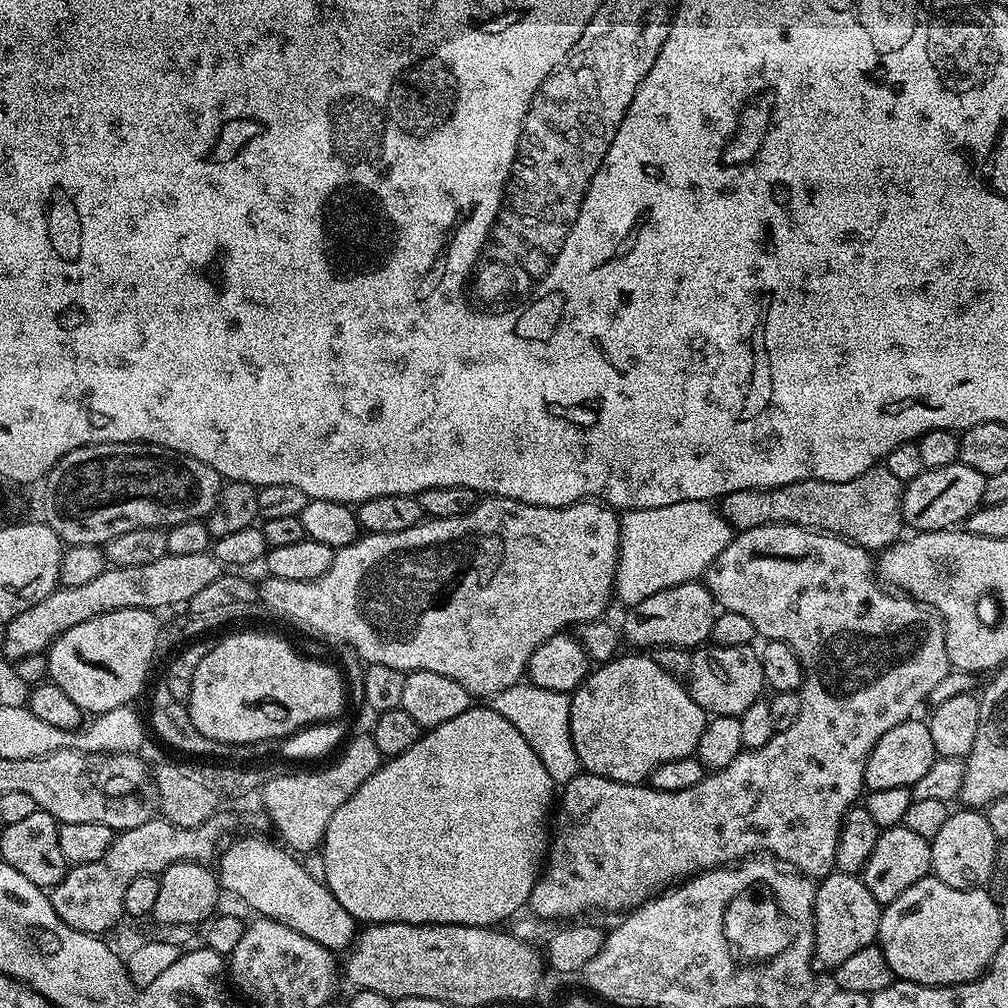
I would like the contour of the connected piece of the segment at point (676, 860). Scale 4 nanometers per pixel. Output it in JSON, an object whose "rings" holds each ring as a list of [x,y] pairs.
{"rings":[[[767,524],[745,532],[737,531],[726,546],[726,550],[722,550],[722,554],[718,554],[718,558],[714,558],[714,562],[709,566],[706,583],[717,605],[723,611],[743,614],[754,625],[757,637],[765,641],[781,640],[794,646],[802,673],[802,683],[798,689],[802,711],[798,713],[798,719],[786,730],[776,732],[761,748],[740,752],[738,758],[730,762],[730,766],[715,769],[711,774],[705,775],[704,780],[698,782],[698,786],[690,786],[690,790],[659,792],[650,786],[623,784],[614,782],[610,778],[587,774],[578,775],[569,784],[563,785],[564,797],[561,800],[559,797],[558,800],[558,811],[554,816],[554,831],[550,836],[550,851],[547,853],[540,879],[536,881],[527,903],[533,917],[544,922],[546,920],[568,922],[579,917],[576,915],[586,911],[587,908],[605,908],[608,912],[623,913],[625,910],[638,908],[648,900],[661,895],[665,889],[677,882],[683,882],[701,872],[707,872],[709,868],[722,868],[745,858],[755,857],[757,854],[767,854],[809,878],[829,876],[836,866],[840,825],[843,824],[848,811],[857,807],[865,791],[866,762],[874,746],[878,746],[878,738],[882,738],[886,730],[894,730],[894,726],[898,726],[903,720],[913,719],[915,712],[912,711],[920,703],[923,705],[927,701],[930,690],[934,690],[934,686],[938,686],[938,682],[942,682],[942,678],[946,678],[946,674],[950,671],[943,619],[937,616],[928,605],[921,604],[910,596],[897,594],[878,582],[877,573],[874,571],[873,553],[866,548],[851,544],[849,540],[844,540],[840,536],[814,532],[811,528],[799,528],[793,524]]]}

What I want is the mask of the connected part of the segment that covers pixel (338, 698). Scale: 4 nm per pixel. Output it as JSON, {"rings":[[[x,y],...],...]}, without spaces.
{"rings":[[[236,632],[233,636],[228,636],[225,640],[216,640],[212,645],[210,654],[198,662],[196,668],[191,669],[192,689],[188,692],[186,705],[190,718],[194,726],[198,728],[208,739],[216,739],[218,742],[228,744],[248,744],[262,742],[264,739],[283,741],[284,738],[291,737],[292,733],[302,728],[310,727],[312,724],[322,724],[325,721],[335,721],[340,711],[344,708],[344,680],[328,664],[323,664],[320,660],[311,660],[308,656],[299,656],[290,645],[284,640],[279,640],[276,636],[263,636],[260,632]]]}

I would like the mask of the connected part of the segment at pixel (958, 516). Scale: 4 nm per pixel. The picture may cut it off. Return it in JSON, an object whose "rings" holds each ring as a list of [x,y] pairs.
{"rings":[[[959,462],[938,466],[918,474],[918,478],[904,484],[902,514],[904,523],[916,532],[947,532],[963,525],[970,514],[984,504],[986,476]]]}

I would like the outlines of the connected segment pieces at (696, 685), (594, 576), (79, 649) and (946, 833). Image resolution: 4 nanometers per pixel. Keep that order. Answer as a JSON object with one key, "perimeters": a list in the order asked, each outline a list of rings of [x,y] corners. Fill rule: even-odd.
{"perimeters":[[[[752,644],[701,646],[692,652],[686,687],[705,714],[740,717],[766,692],[760,653]]],[[[485,495],[477,499],[476,505],[466,514],[458,514],[454,518],[425,518],[420,523],[410,526],[410,530],[398,530],[394,534],[374,534],[369,532],[361,535],[350,546],[335,549],[336,557],[330,562],[330,570],[322,574],[322,578],[314,578],[310,582],[293,582],[287,578],[268,576],[258,584],[258,600],[265,604],[276,616],[289,620],[296,628],[304,632],[313,632],[316,636],[325,636],[328,640],[341,640],[349,644],[368,664],[378,666],[394,666],[394,670],[417,672],[430,670],[434,674],[446,674],[446,678],[454,678],[458,686],[466,686],[473,697],[490,698],[498,694],[498,690],[506,690],[506,686],[521,683],[527,673],[530,656],[546,638],[554,638],[558,633],[571,629],[587,620],[598,620],[605,615],[608,603],[613,603],[616,587],[616,563],[620,549],[620,516],[603,502],[581,502],[568,504],[565,508],[547,508],[523,504],[510,498]]],[[[127,608],[126,610],[114,610],[110,614],[102,614],[90,618],[90,622],[78,622],[78,626],[70,626],[70,630],[66,630],[56,639],[51,646],[48,647],[46,653],[48,657],[48,680],[56,684],[66,693],[66,698],[70,698],[70,702],[74,702],[74,706],[78,706],[80,711],[85,714],[103,714],[113,712],[116,708],[122,708],[133,703],[132,699],[139,694],[144,688],[144,683],[148,680],[148,671],[152,668],[152,656],[157,655],[156,639],[162,627],[161,621],[156,621],[157,613],[146,608]]],[[[980,810],[953,811],[946,818],[942,830],[933,840],[931,875],[936,876],[946,886],[954,886],[958,890],[984,888],[990,874],[994,870],[997,838],[994,830],[990,830],[990,822],[986,822],[984,812]]]]}

